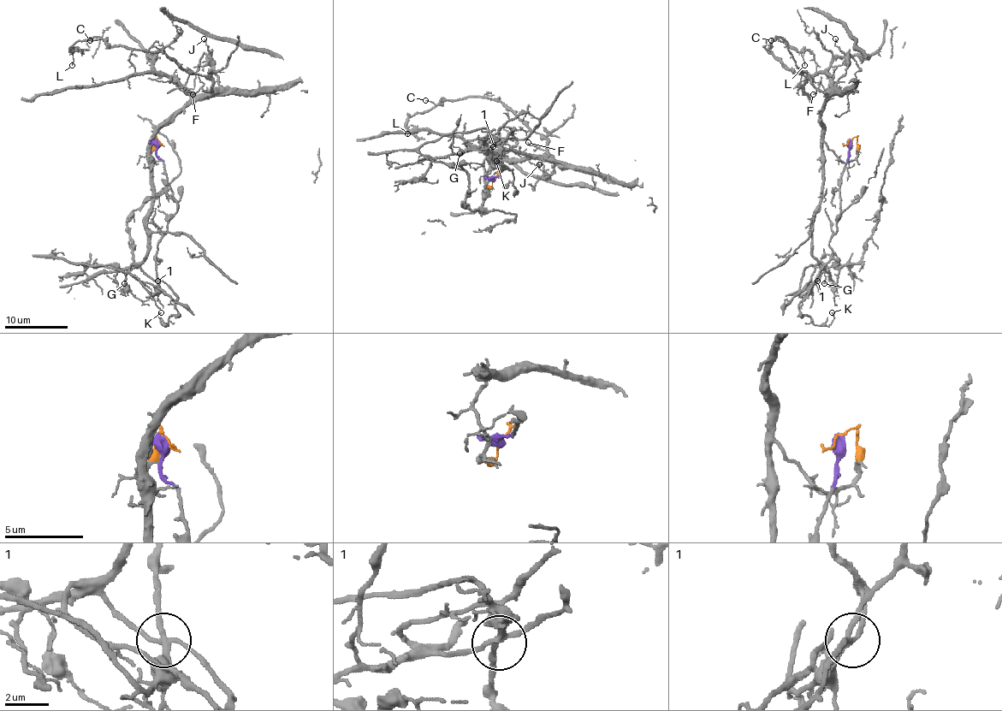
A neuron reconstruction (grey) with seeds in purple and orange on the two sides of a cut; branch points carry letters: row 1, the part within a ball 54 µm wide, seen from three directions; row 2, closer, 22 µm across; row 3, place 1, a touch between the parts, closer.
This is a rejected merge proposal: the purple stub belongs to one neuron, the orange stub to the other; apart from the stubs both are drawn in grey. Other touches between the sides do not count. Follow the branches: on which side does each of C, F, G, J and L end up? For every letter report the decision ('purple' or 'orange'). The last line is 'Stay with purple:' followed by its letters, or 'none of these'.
C: orange
F: orange
G: orange
J: orange
L: orange
Stay with purple: none of these

